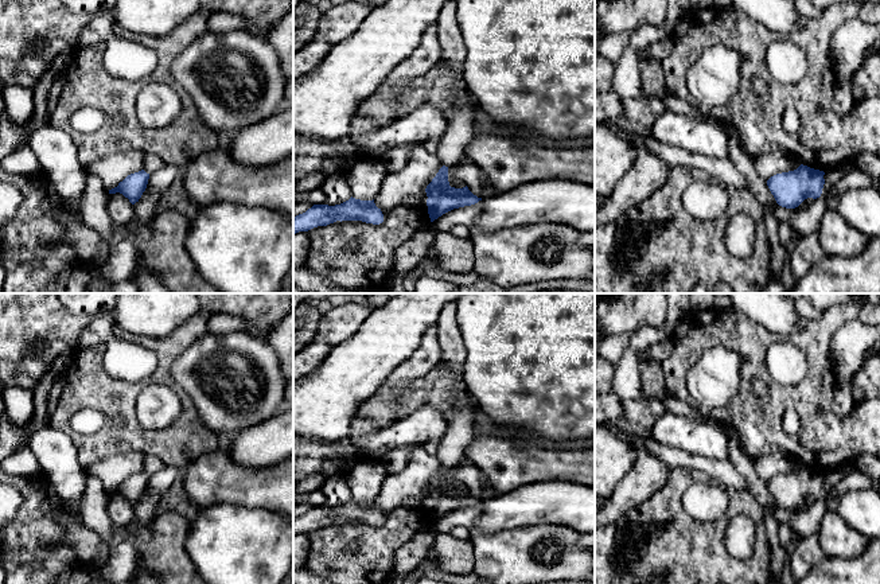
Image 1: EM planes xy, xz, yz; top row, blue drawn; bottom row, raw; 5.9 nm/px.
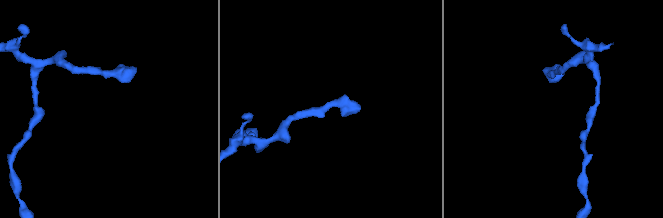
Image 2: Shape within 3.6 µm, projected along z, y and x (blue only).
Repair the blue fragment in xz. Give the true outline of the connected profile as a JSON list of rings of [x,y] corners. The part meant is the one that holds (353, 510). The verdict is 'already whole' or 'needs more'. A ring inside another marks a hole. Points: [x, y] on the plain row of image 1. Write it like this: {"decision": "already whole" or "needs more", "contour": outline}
{"decision": "already whole", "contour": [[[350,499],[349,502],[328,507],[314,506],[305,514],[293,518],[293,536],[308,533],[318,527],[327,527],[336,522],[362,522],[366,525],[379,526],[383,523],[383,515],[373,502],[361,502]]]}

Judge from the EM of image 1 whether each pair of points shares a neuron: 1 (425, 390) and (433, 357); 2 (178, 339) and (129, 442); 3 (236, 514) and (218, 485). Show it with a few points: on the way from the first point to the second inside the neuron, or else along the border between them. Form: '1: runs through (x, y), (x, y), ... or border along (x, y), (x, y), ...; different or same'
1: border along (442, 362), (415, 378), (405, 389); different
2: runs through (166, 373), (186, 400), (186, 420), (163, 442); same
3: border along (260, 507), (213, 503), (199, 510); different

